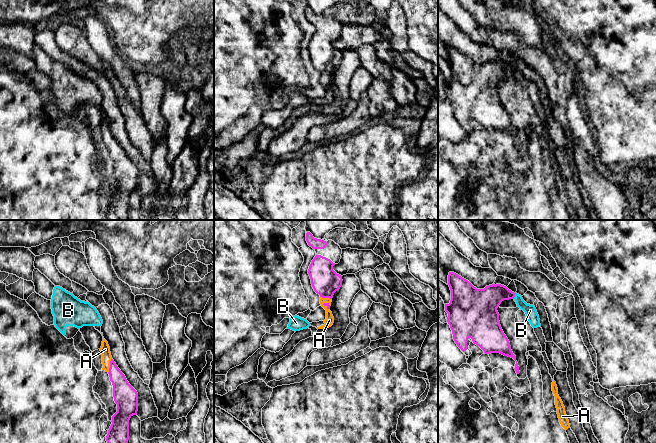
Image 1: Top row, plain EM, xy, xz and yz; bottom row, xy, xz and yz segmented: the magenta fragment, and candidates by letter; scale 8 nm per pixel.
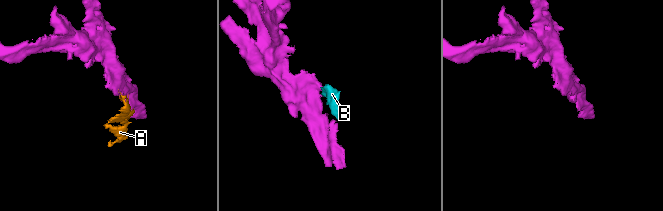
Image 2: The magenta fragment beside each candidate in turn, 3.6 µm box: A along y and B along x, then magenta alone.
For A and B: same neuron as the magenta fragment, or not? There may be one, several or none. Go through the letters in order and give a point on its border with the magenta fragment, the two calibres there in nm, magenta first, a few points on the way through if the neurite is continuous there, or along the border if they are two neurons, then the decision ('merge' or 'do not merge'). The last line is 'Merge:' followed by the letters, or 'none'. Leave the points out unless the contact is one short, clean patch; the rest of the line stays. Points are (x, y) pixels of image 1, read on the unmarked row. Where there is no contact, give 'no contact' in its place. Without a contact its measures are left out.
A: xy (110, 141) | 170/80 nm | merge
B: yz (514, 72) | 220/90 nm | merge
Merge: A, B

